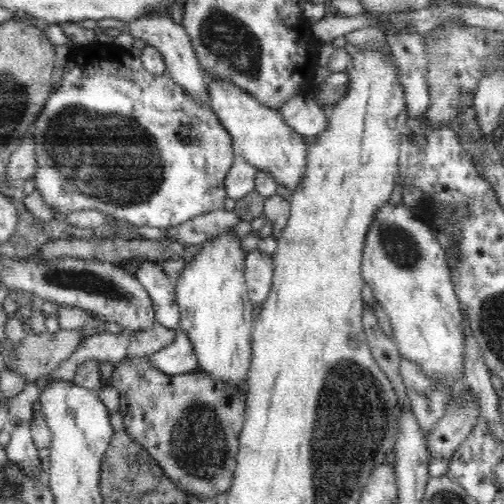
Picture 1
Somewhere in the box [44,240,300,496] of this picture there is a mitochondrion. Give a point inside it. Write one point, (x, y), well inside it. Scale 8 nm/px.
(199, 443)

